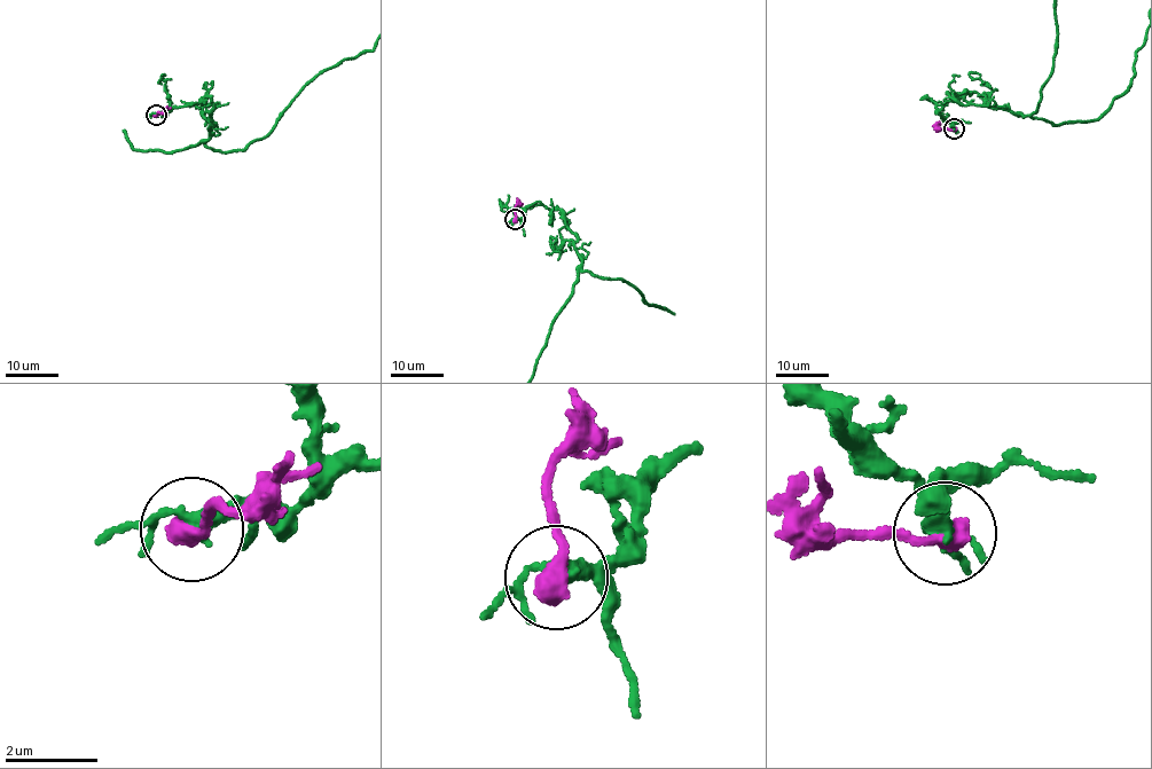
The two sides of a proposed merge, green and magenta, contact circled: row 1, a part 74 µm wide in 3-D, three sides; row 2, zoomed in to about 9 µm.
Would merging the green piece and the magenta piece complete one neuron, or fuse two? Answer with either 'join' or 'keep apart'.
keep apart

